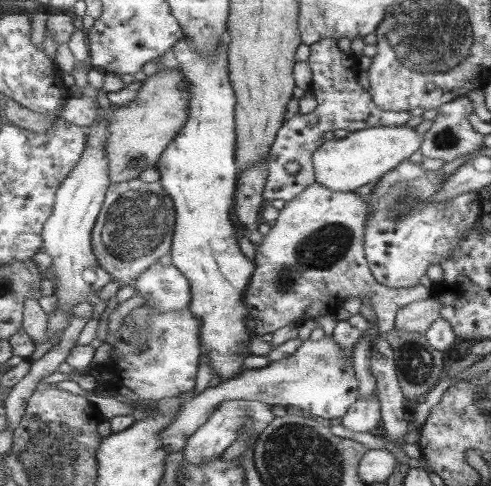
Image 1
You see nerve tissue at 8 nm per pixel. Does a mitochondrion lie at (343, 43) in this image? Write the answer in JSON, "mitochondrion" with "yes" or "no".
{"mitochondrion":"no"}

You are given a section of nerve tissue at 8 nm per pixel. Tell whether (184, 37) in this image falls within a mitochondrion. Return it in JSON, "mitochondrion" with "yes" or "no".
{"mitochondrion":"no"}

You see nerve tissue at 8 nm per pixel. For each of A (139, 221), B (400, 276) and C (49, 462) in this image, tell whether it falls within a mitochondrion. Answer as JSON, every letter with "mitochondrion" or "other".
{"A":"mitochondrion","B":"other","C":"mitochondrion"}

